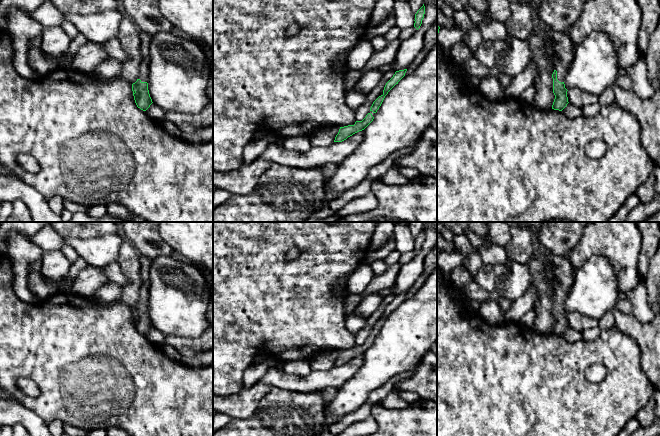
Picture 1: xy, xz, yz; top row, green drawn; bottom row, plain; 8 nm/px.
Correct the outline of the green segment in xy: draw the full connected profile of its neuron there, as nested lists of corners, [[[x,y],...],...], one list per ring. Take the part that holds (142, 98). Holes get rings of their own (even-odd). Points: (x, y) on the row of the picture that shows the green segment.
[[[141,31],[139,32],[139,38],[142,64],[138,79],[132,84],[132,91],[137,107],[143,111],[146,111],[153,103],[149,94],[147,83],[149,75],[149,49],[152,36]]]

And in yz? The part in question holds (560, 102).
[[[548,30],[546,33],[545,53],[550,58],[558,58],[552,74],[553,93],[555,95],[552,109],[554,110],[562,111],[569,103],[564,79],[571,66],[575,46],[576,44],[565,32]]]

